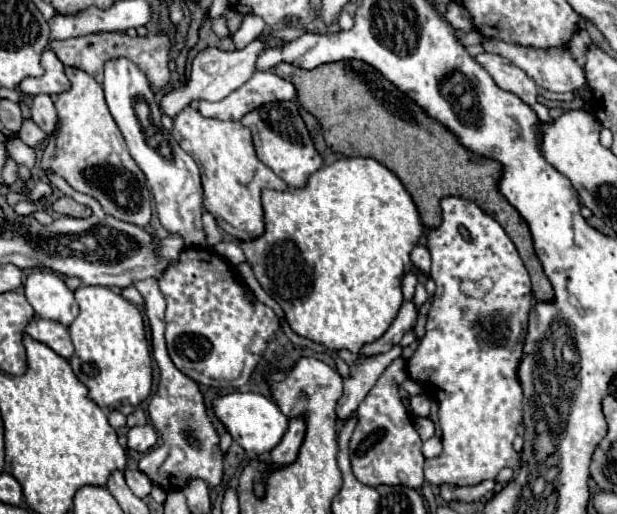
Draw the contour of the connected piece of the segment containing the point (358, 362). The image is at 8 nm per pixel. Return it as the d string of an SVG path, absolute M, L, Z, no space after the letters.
M394 345L390 351L378 353L372 357L350 353L346 349L342 349L338 355L350 367L350 377L344 379L344 395L340 397L340 401L336 405L336 415L338 415L338 419L348 419L358 409L360 401L364 401L364 397L376 385L378 377L384 373L384 369L396 357L402 355L402 347Z

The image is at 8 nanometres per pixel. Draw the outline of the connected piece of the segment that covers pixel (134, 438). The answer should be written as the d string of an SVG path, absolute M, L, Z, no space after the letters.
M148 423L148 425L142 425L142 427L132 427L128 431L128 447L132 451L138 451L138 453L146 453L150 451L158 441L158 435L154 431L154 427Z

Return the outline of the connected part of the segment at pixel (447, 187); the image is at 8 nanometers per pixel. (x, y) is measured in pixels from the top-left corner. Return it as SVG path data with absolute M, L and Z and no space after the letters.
M362 61L324 63L310 71L294 67L290 63L278 63L274 67L274 73L294 83L300 105L318 119L324 131L326 145L330 149L340 151L346 157L370 155L402 181L412 201L416 203L420 219L426 227L432 229L440 225L440 197L446 195L470 199L488 215L492 215L514 241L524 267L530 273L532 293L536 301L550 301L554 297L552 285L534 253L526 221L498 191L500 165L496 161L466 151L456 141L456 137L448 133L448 129L444 129L438 121L432 121L414 101L410 101L376 69L372 71L372 67Z

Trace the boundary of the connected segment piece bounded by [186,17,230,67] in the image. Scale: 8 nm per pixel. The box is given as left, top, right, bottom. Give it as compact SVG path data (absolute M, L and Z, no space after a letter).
M206 17L206 21L204 21L204 25L200 27L200 31L198 31L198 43L190 49L190 53L188 53L188 61L186 61L186 67L190 67L190 61L194 59L194 55L198 53L198 51L202 51L202 49L206 49L206 47L218 47L218 49L228 49L230 47L230 39L220 39L214 31L212 31L212 19L210 17Z

